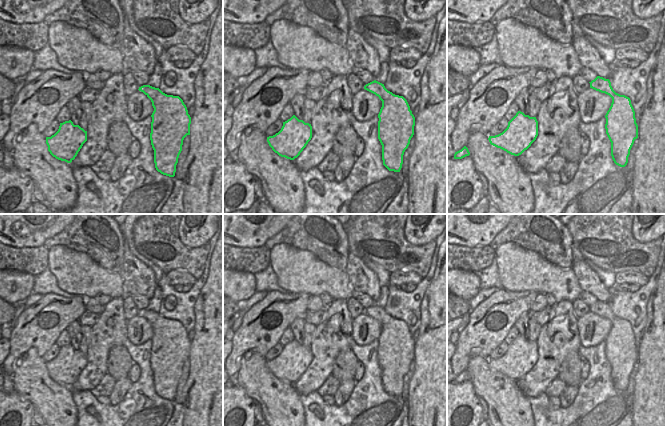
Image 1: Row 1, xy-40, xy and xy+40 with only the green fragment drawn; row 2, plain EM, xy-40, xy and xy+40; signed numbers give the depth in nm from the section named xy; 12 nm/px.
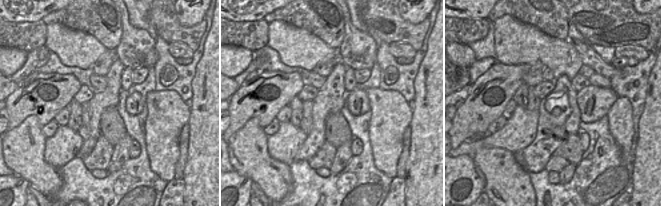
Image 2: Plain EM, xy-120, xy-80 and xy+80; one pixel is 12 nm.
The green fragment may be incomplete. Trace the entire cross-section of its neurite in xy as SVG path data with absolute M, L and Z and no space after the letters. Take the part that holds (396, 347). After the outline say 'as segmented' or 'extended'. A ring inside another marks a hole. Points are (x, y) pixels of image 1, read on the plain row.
M374 304L364 313L382 325L378 338L378 363L382 369L383 389L389 395L400 396L404 376L414 359L415 341L407 324L388 315L384 308Z; as segmented

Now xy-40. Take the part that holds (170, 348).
M150 309L139 311L152 326L150 364L158 396L174 401L183 364L190 359L191 341L179 320L167 319Z; as segmented

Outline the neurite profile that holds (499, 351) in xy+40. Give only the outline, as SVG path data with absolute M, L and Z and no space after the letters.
M503 342L490 353L490 360L495 360L502 357L508 350L508 344Z

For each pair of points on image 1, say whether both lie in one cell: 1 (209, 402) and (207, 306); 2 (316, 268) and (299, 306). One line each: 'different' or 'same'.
1: same
2: different

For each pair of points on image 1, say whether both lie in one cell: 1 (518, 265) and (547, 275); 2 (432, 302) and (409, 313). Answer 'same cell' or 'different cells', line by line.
1: same cell
2: different cells

